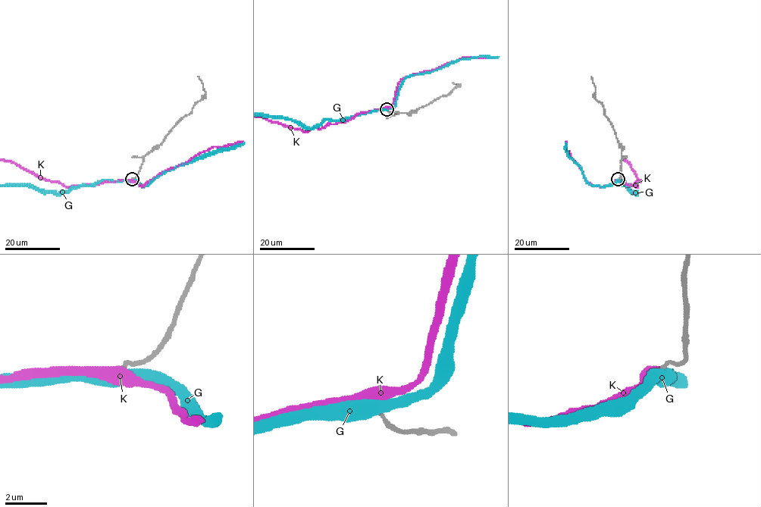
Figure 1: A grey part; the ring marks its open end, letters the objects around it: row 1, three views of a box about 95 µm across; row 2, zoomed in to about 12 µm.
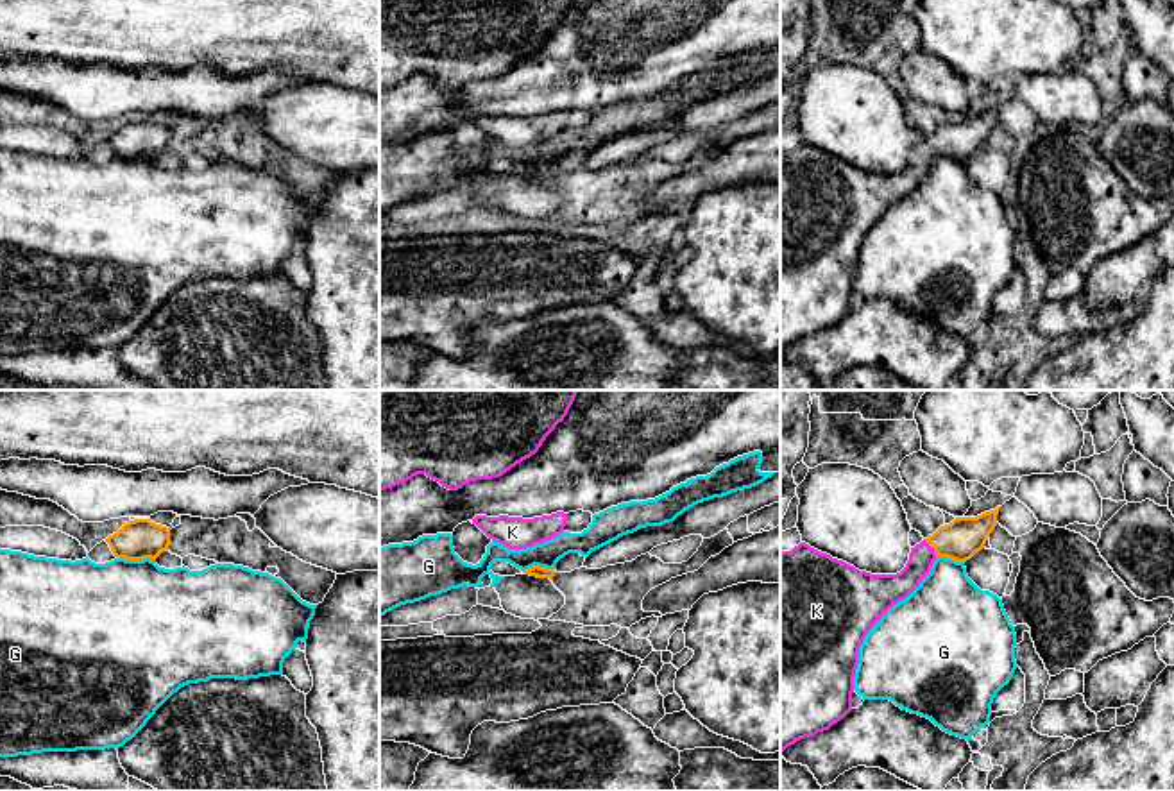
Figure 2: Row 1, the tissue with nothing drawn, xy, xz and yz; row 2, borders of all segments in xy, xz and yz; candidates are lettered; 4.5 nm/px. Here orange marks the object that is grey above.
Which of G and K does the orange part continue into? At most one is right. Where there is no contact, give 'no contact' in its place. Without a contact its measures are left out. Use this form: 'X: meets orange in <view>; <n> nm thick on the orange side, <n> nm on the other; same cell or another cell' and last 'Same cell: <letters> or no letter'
G: meets orange in xy; 180 nm thick on the orange side, 500 nm on the other; another cell
K: meets orange in yz; 180 nm thick on the orange side, 130 nm on the other; same cell
Same cell: K

